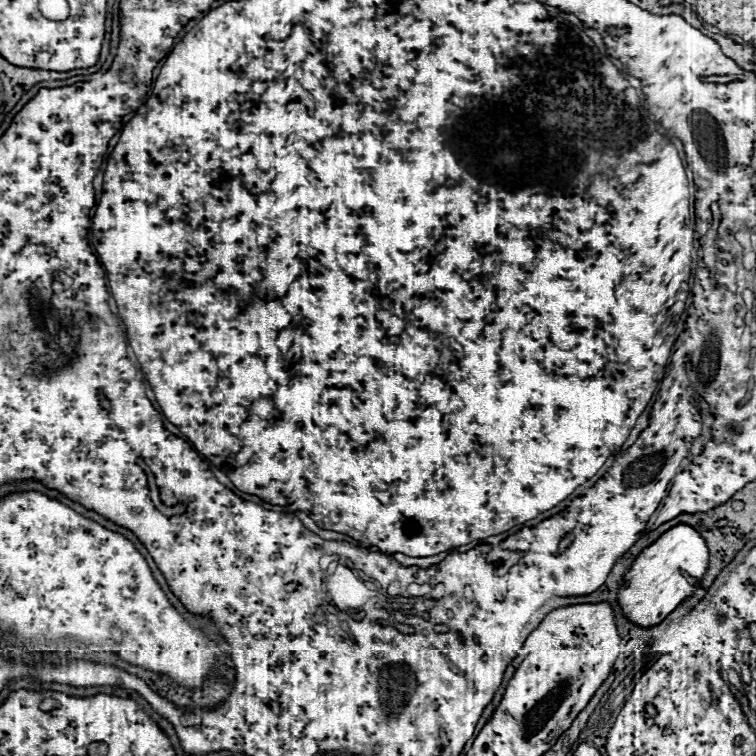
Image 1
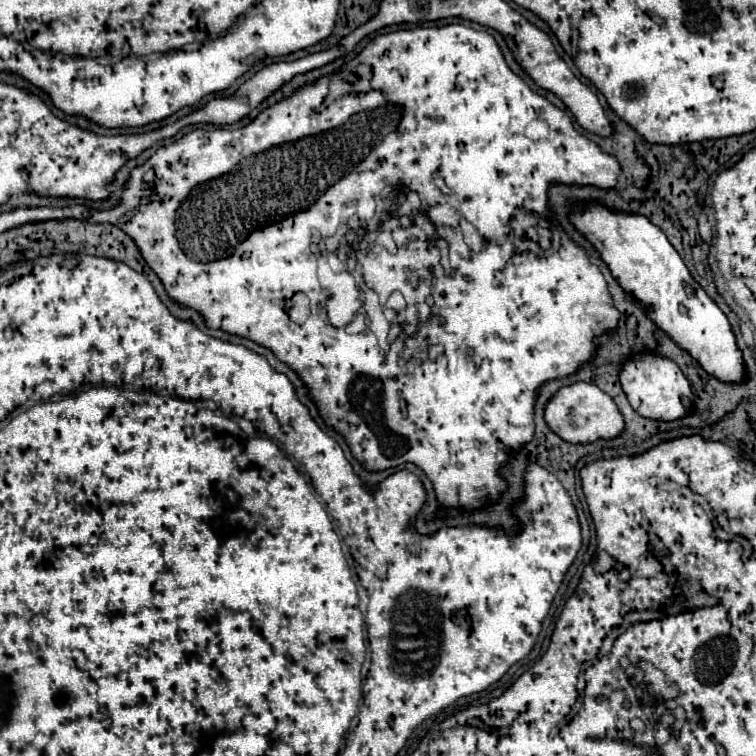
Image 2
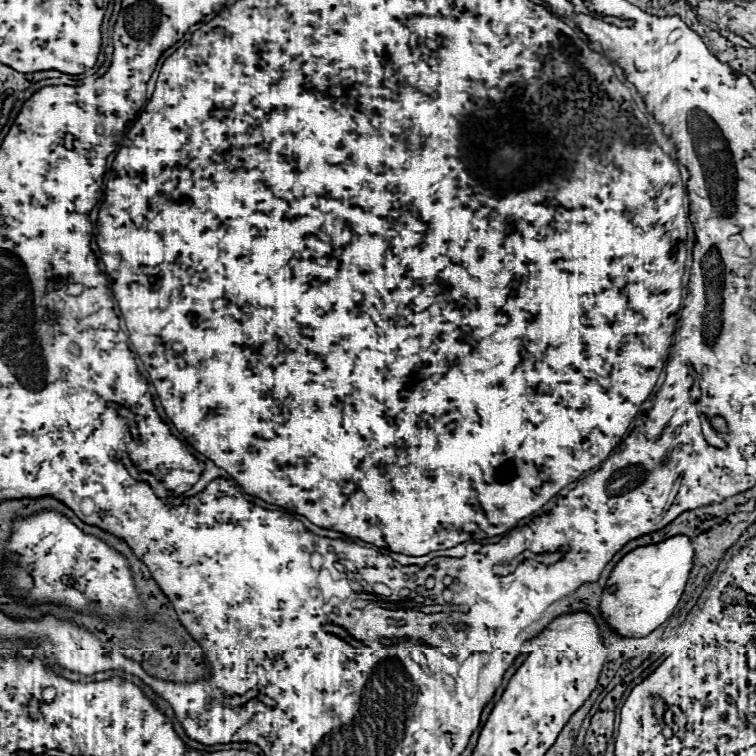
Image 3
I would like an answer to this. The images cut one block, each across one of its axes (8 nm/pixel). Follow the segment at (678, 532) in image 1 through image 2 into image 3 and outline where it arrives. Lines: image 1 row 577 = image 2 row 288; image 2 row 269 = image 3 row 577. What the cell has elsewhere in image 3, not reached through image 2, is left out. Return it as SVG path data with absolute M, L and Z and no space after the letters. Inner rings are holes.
M672 536L660 544L628 552L612 570L606 590L600 596L604 622L622 638L644 638L674 612L692 568L694 550L686 536Z

